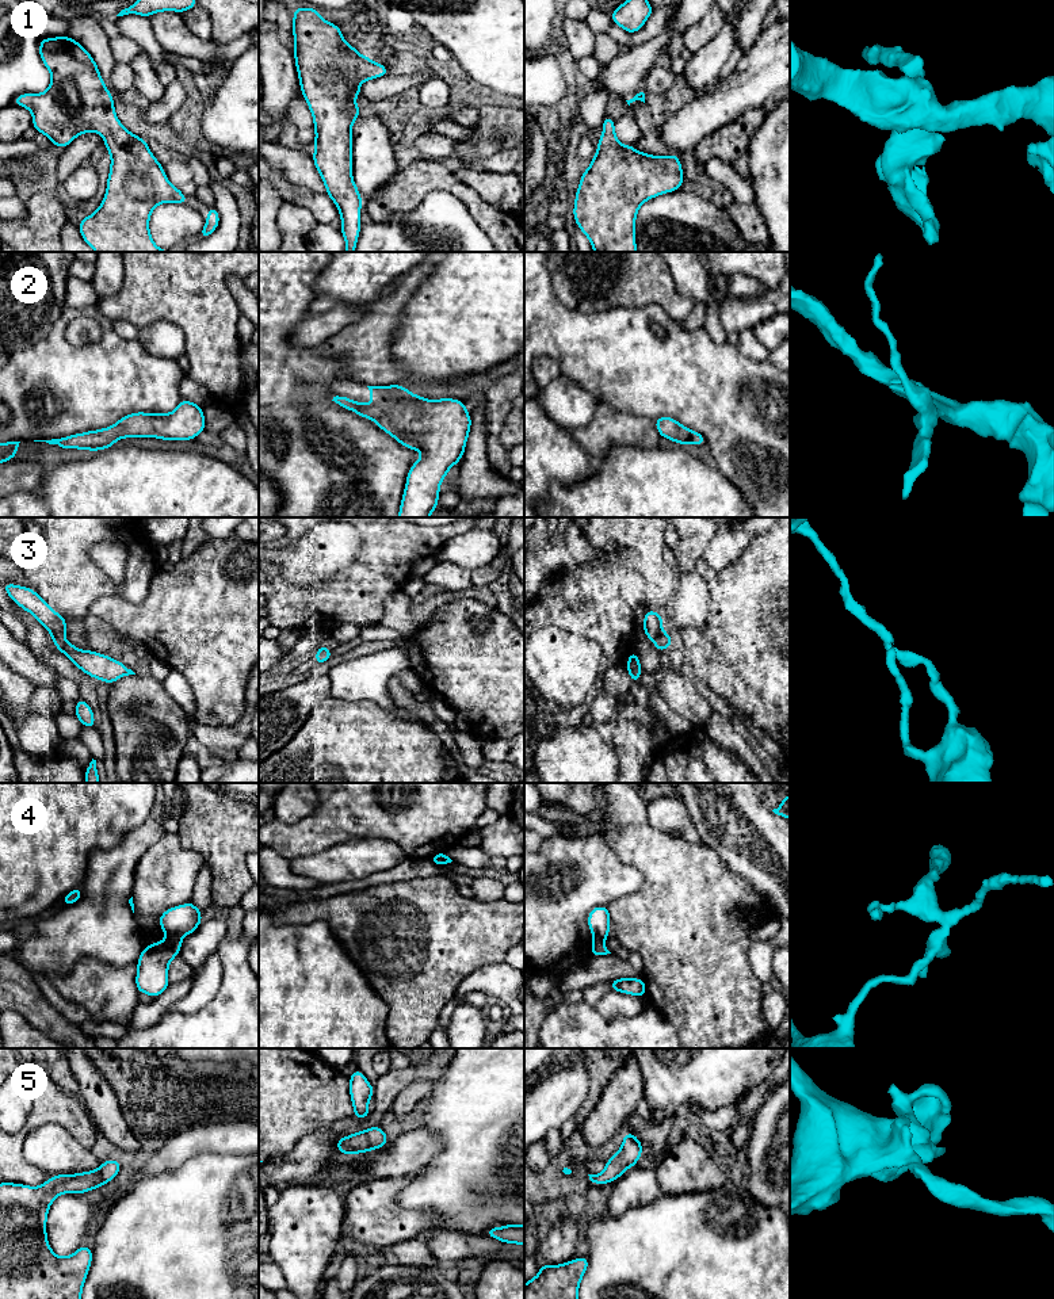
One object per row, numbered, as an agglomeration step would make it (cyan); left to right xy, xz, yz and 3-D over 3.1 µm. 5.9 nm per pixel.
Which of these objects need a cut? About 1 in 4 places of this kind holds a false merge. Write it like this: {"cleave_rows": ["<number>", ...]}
{"cleave_rows": ["3", "4"]}

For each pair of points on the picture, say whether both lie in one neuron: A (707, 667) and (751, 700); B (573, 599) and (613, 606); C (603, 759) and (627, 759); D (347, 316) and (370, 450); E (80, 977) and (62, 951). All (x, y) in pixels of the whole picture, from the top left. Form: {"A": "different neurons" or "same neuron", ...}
{"A": "same neuron", "B": "same neuron", "C": "different neurons", "D": "different neurons", "E": "different neurons"}

